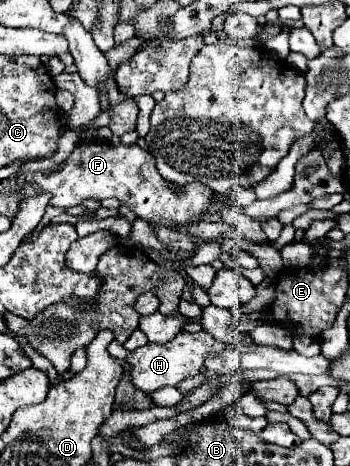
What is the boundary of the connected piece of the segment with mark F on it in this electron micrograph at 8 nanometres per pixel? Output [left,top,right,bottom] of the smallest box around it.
[24,142,212,250]

